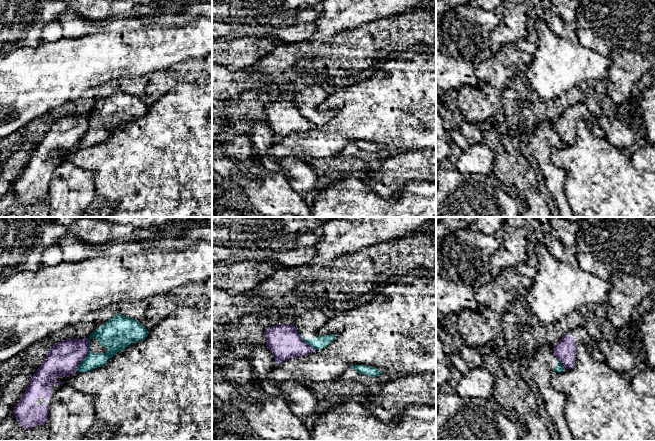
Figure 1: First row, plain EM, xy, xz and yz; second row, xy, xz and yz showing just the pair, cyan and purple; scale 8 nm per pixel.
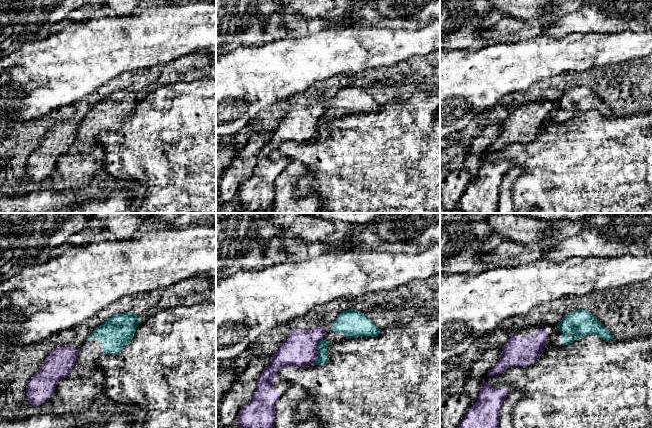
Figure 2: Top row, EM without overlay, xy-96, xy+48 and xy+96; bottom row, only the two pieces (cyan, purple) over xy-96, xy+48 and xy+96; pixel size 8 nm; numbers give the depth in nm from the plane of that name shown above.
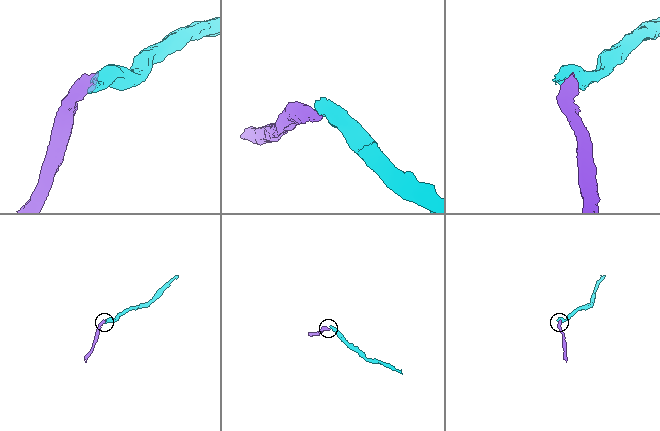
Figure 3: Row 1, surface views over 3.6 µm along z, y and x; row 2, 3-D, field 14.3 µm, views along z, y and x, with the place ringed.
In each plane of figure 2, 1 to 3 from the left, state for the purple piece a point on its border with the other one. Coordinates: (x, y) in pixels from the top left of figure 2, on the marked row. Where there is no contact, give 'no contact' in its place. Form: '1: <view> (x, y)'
1: no contact
2: xy+48 (319, 351)
3: no contact

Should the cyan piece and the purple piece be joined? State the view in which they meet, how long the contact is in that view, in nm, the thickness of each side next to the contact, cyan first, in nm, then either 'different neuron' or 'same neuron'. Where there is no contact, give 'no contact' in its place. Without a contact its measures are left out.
meets cyan in xy; contact 280 nm long; 220 nm thick on the cyan side, 260 nm on the other; different neuron

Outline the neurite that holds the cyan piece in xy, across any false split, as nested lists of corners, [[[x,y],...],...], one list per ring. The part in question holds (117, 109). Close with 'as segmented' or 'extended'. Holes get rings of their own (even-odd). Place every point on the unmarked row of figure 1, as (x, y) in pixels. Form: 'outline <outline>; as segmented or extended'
outline [[[116,90],[111,95],[106,97],[101,103],[97,104],[89,112],[88,130],[77,142],[77,147],[86,148],[97,143],[104,142],[108,136],[117,128],[128,123],[132,118],[144,116],[149,110],[149,107],[137,95]]]; extended

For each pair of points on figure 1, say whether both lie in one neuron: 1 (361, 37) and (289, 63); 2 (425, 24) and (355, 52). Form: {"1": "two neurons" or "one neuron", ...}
{"1": "one neuron", "2": "one neuron"}

